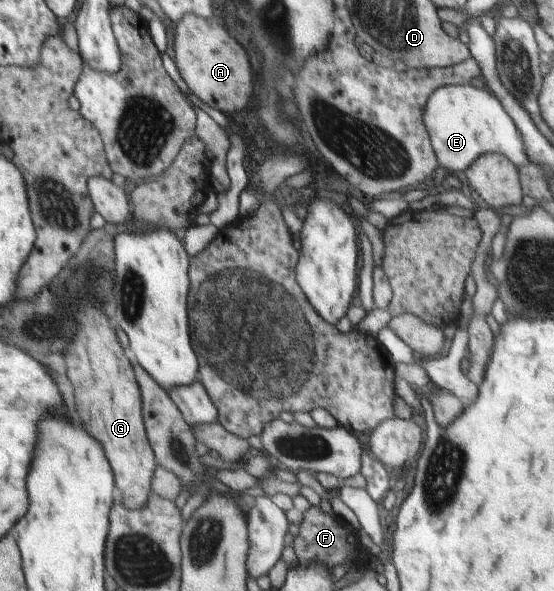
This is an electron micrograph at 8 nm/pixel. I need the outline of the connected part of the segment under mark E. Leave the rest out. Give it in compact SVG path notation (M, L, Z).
M452 84L435 89L426 101L423 121L439 166L451 174L465 171L487 153L501 155L513 166L529 165L530 157L519 127L487 87L477 89L469 84Z

